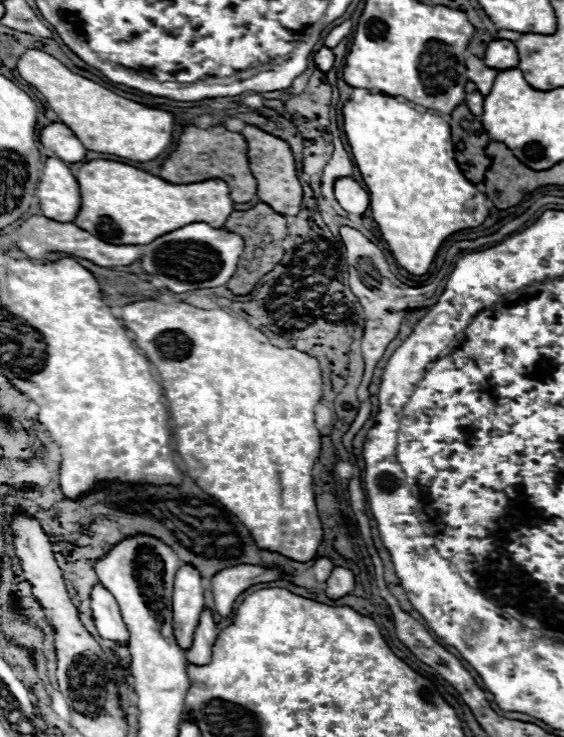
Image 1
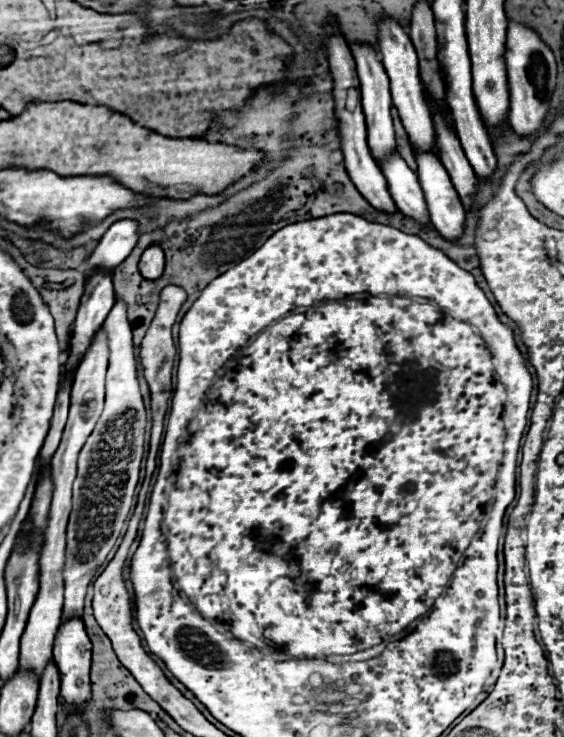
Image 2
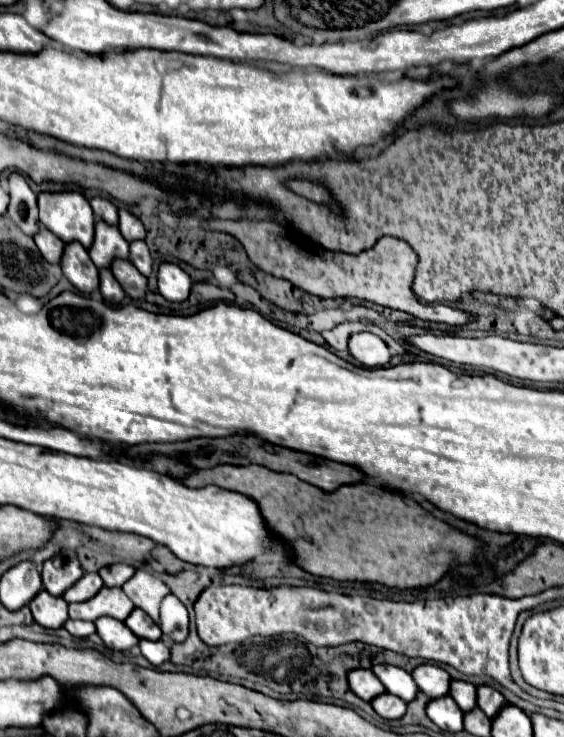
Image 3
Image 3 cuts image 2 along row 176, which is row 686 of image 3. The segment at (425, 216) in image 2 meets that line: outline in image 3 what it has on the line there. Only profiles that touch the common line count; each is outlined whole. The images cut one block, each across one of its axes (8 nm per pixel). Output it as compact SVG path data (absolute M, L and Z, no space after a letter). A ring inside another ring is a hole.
M378 664L372 668L372 672L380 678L380 682L386 686L386 690L398 698L402 698L404 702L412 702L418 694L418 686L414 684L412 676L396 666L388 666L388 664Z

